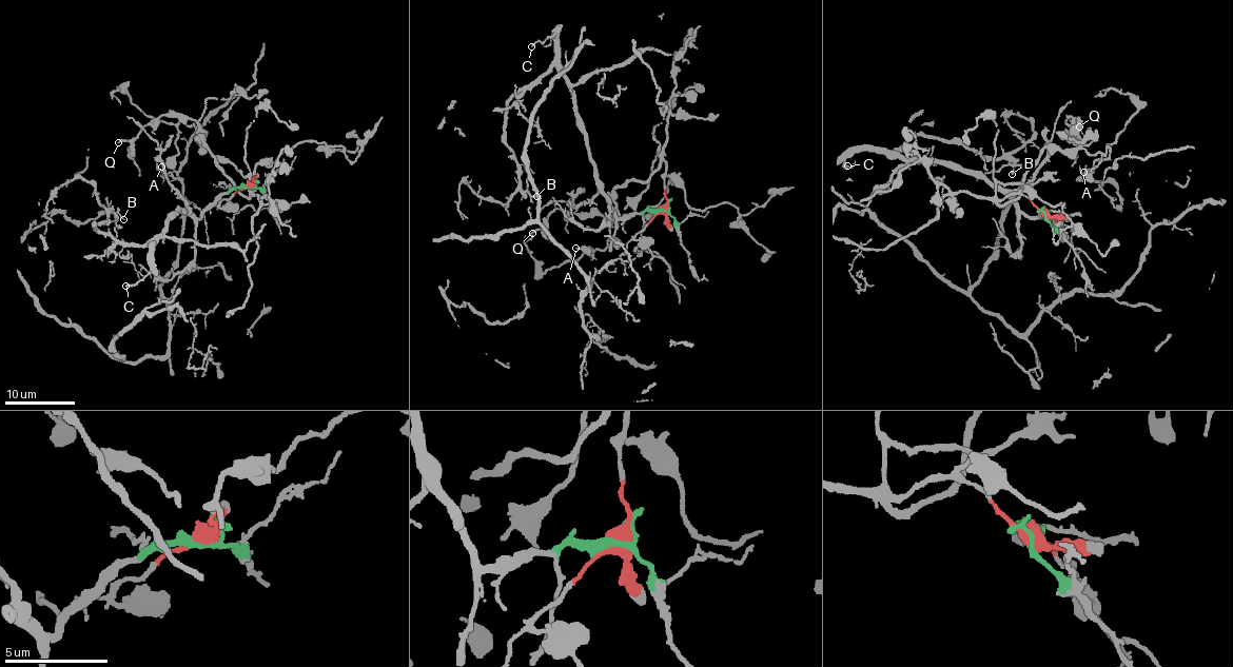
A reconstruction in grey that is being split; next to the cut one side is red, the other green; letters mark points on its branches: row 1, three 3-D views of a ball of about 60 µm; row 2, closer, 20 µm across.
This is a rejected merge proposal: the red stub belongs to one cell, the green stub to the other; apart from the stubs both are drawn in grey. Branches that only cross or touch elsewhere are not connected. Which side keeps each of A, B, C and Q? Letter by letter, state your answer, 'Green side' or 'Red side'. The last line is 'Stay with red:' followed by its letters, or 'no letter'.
A: Red side
B: Green side
C: Green side
Q: Red side
Stay with red: A, Q

